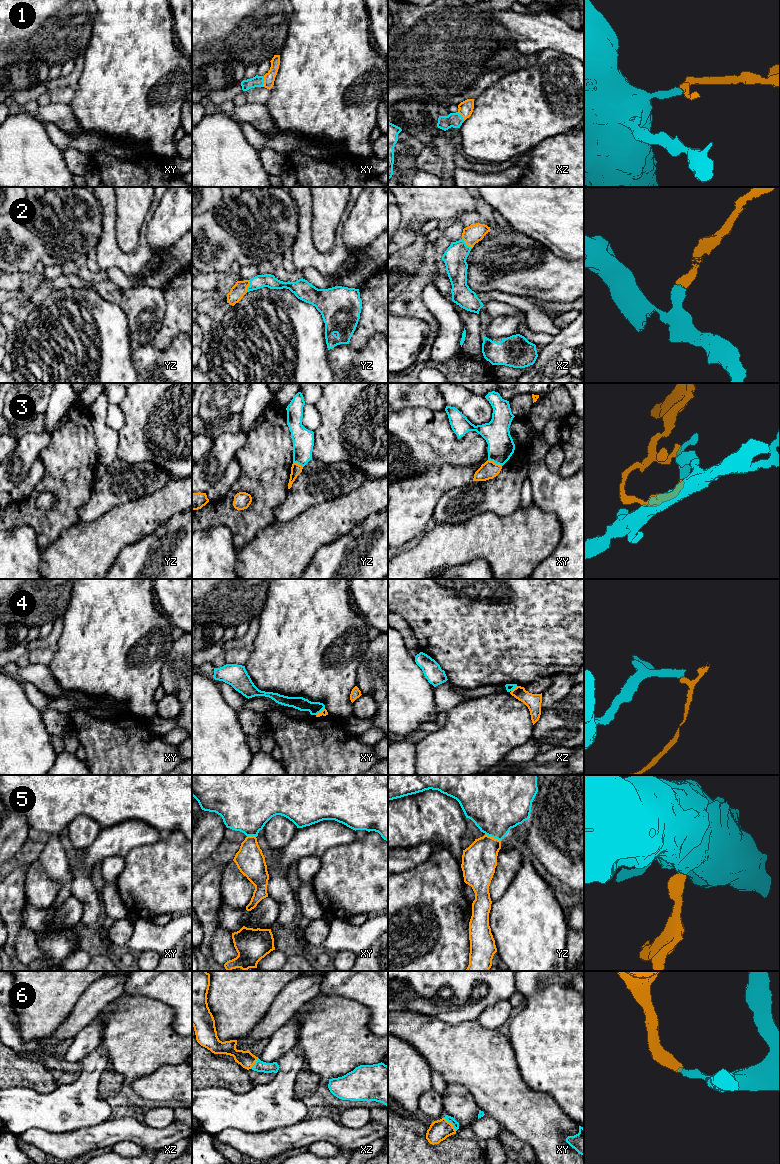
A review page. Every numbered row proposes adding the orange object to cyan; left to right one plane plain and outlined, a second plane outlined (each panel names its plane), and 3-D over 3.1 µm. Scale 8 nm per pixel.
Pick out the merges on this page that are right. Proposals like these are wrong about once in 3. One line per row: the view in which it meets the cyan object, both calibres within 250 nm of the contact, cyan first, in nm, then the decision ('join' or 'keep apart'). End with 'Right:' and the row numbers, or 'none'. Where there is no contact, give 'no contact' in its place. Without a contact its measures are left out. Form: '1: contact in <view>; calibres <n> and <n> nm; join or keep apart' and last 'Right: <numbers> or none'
1: contact in xy; calibres 100 and 90 nm; join
2: contact in yz; calibres 110 and 120 nm; join
3: contact in xy; calibres 200 and 140 nm; keep apart
4: contact in xz; calibres 60 and 130 nm; keep apart
5: contact in yz; calibres 440 and 280 nm; join
6: contact in xy; calibres 50 and 170 nm; join
Right: 1, 2, 5, 6

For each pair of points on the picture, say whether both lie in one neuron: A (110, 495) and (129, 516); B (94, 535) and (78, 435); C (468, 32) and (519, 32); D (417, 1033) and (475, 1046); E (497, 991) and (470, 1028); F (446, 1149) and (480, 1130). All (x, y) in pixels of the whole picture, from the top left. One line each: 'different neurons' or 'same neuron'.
A: different neurons
B: different neurons
C: different neurons
D: same neuron
E: different neurons
F: different neurons

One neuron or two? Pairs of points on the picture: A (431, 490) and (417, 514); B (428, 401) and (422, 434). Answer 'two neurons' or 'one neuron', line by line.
A: one neuron
B: two neurons

